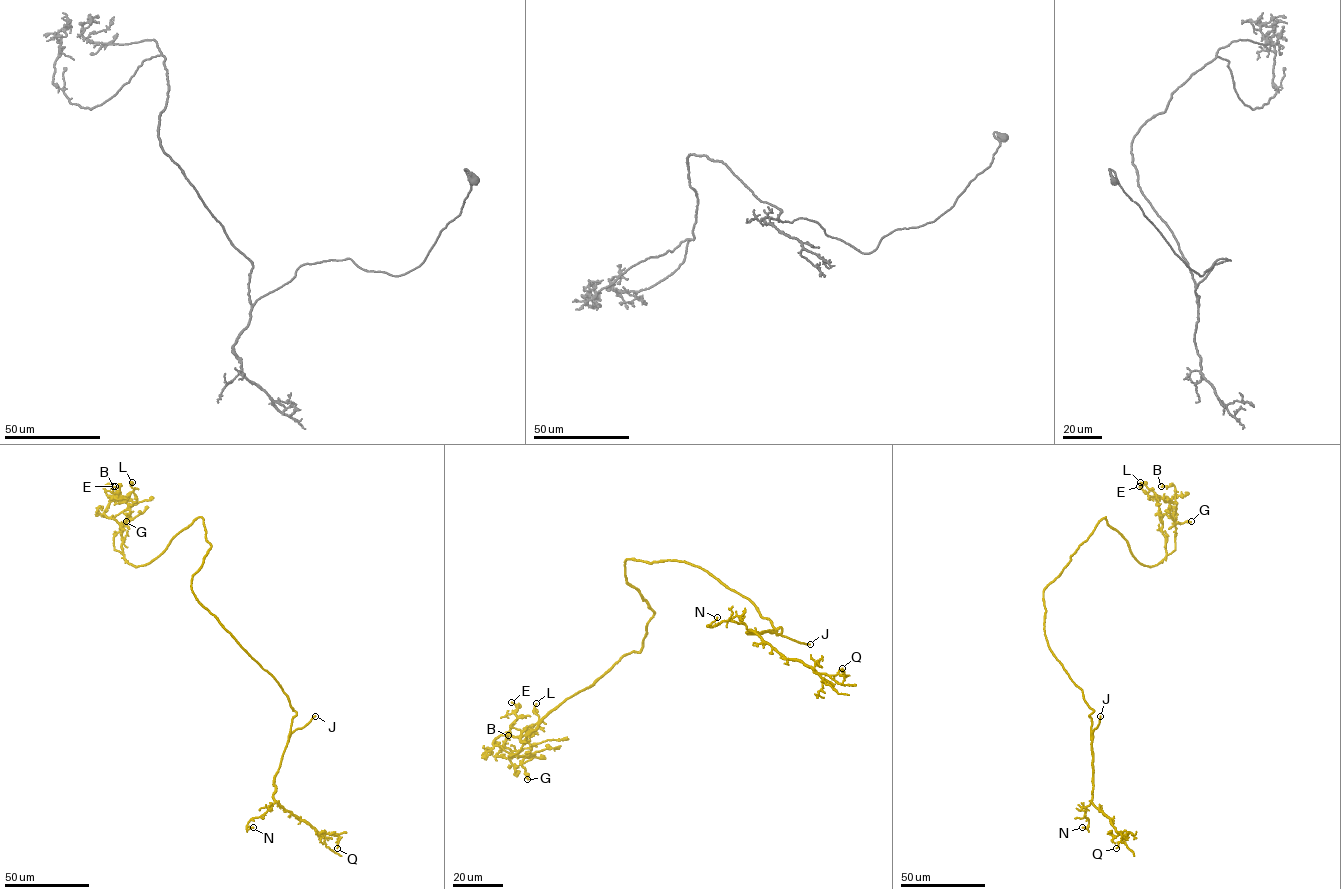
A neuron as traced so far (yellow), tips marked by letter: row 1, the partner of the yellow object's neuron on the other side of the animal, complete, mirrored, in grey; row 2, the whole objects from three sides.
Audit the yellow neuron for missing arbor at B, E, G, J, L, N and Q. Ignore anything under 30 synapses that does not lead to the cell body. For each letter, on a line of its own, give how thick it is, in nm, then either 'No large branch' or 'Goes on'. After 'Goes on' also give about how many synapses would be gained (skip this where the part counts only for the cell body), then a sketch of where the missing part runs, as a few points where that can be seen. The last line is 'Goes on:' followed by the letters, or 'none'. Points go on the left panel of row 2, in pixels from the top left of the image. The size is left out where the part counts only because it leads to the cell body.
B: Thickness 200 nm. No large branch
E: Thickness 200 nm. No large branch
G: Thickness 220 nm. No large branch
J: Thickness 240 nm. Goes on
L: Thickness 170 nm. No large branch
N: Thickness 170 nm. No large branch
Q: Thickness 100 nm. No large branch
Goes on: J

